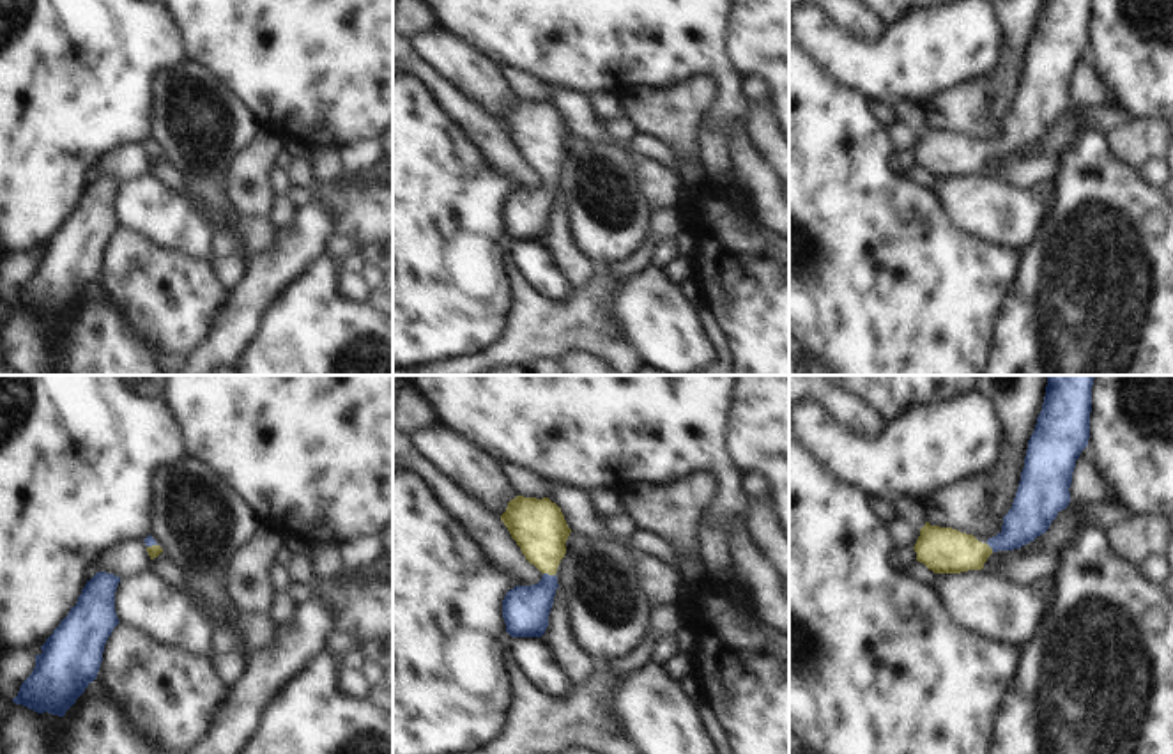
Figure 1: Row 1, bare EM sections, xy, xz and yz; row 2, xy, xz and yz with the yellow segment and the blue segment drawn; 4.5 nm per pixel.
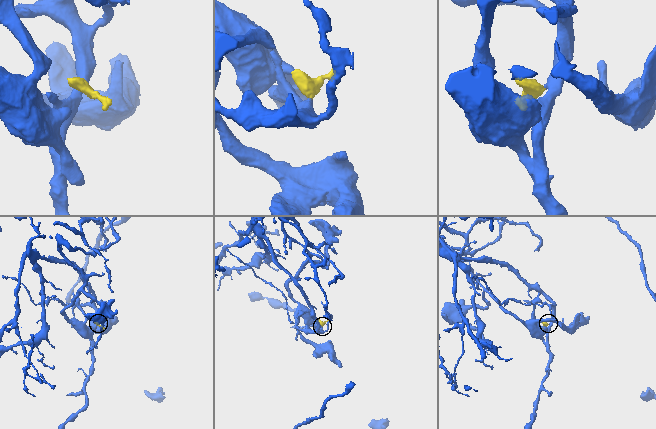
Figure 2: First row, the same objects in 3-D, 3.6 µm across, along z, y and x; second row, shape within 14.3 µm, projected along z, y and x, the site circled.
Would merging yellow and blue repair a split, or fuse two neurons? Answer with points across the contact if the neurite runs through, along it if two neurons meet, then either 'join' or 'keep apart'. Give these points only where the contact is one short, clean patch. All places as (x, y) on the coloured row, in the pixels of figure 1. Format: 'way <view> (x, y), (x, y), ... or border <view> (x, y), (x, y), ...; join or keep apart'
way xz (538, 526), (549, 574), (549, 584), (526, 609); join

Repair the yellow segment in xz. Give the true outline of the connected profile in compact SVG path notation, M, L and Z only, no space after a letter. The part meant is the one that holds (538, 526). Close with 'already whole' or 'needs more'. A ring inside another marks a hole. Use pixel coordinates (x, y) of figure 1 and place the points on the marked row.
M517 496L508 503L501 520L508 527L511 538L520 547L525 559L534 565L541 573L541 581L533 586L515 586L502 600L502 618L506 632L511 637L541 637L548 627L548 614L554 604L557 584L557 566L566 554L566 540L571 533L561 508L548 497L524 497Z; needs more

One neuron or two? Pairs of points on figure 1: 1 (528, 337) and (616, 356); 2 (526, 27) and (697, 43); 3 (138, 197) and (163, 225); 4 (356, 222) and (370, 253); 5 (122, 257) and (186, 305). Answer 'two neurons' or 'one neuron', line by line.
1: one neuron
2: one neuron
3: one neuron
4: two neurons
5: one neuron

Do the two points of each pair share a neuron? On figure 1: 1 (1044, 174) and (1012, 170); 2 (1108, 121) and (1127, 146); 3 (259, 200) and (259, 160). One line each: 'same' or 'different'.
1: same
2: different
3: same

